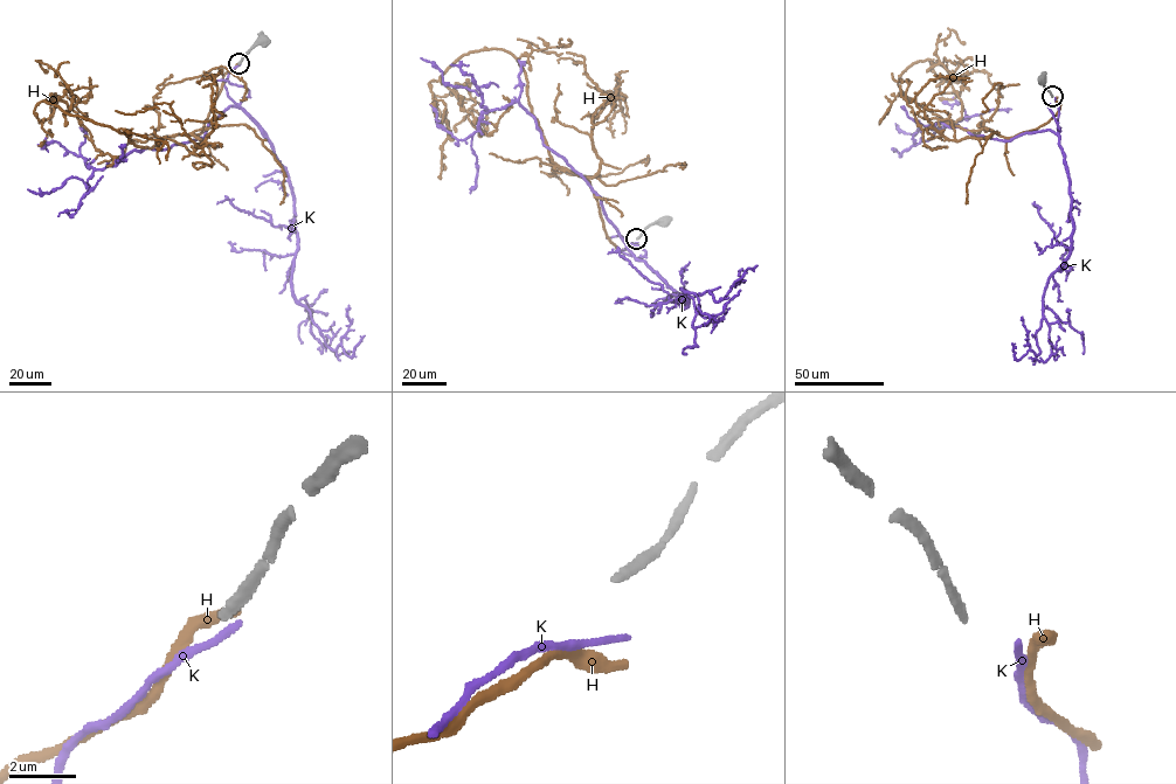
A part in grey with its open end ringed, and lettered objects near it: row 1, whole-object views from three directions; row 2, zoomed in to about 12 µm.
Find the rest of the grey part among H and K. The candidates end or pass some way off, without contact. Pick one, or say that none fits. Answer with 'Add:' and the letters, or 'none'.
Add: none

